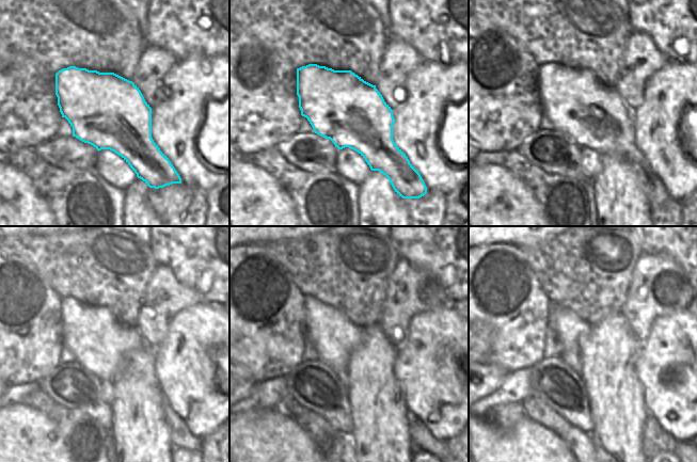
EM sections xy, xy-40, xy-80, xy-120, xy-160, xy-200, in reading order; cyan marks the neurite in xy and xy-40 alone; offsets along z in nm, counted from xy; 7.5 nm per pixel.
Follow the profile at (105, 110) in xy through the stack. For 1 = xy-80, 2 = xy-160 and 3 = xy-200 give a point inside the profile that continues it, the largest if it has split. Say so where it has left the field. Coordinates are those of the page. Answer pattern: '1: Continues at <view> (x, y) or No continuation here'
1: Continues at xy-80 (577, 104)
2: Continues at xy-160 (333, 335)
3: Continues at xy-200 (569, 327)

